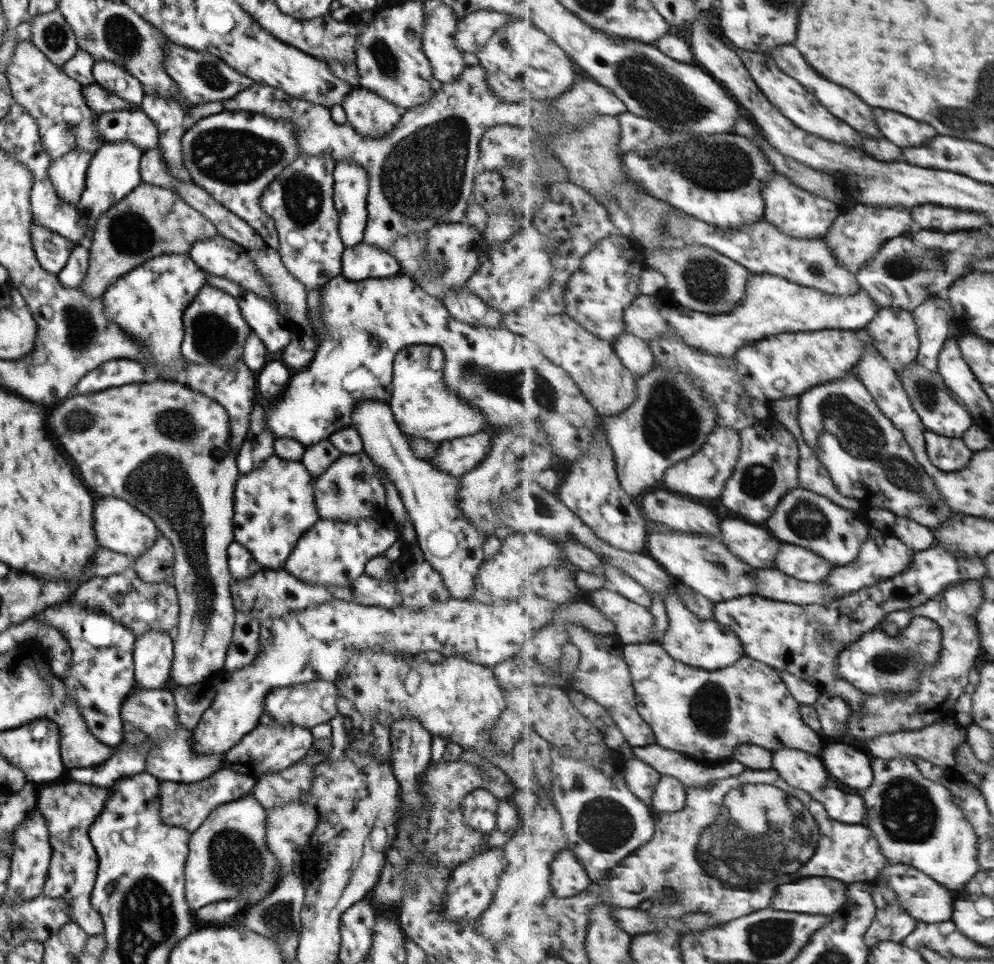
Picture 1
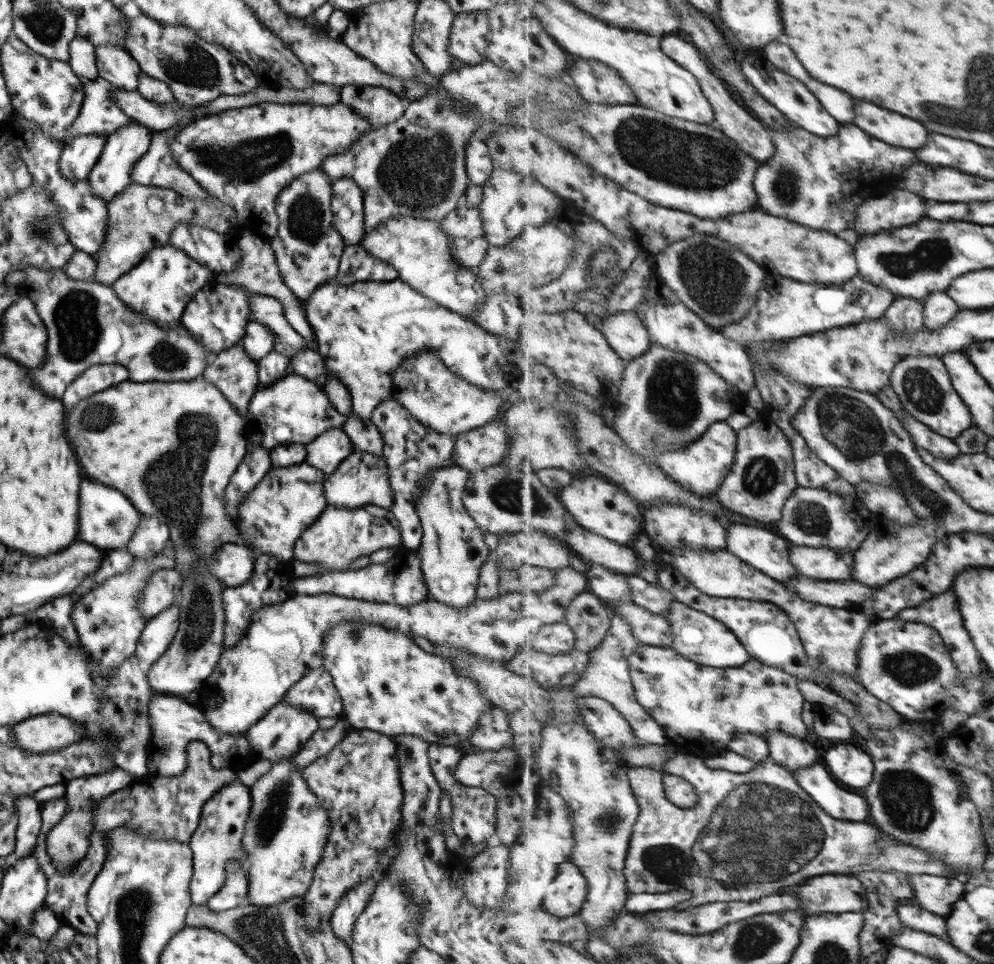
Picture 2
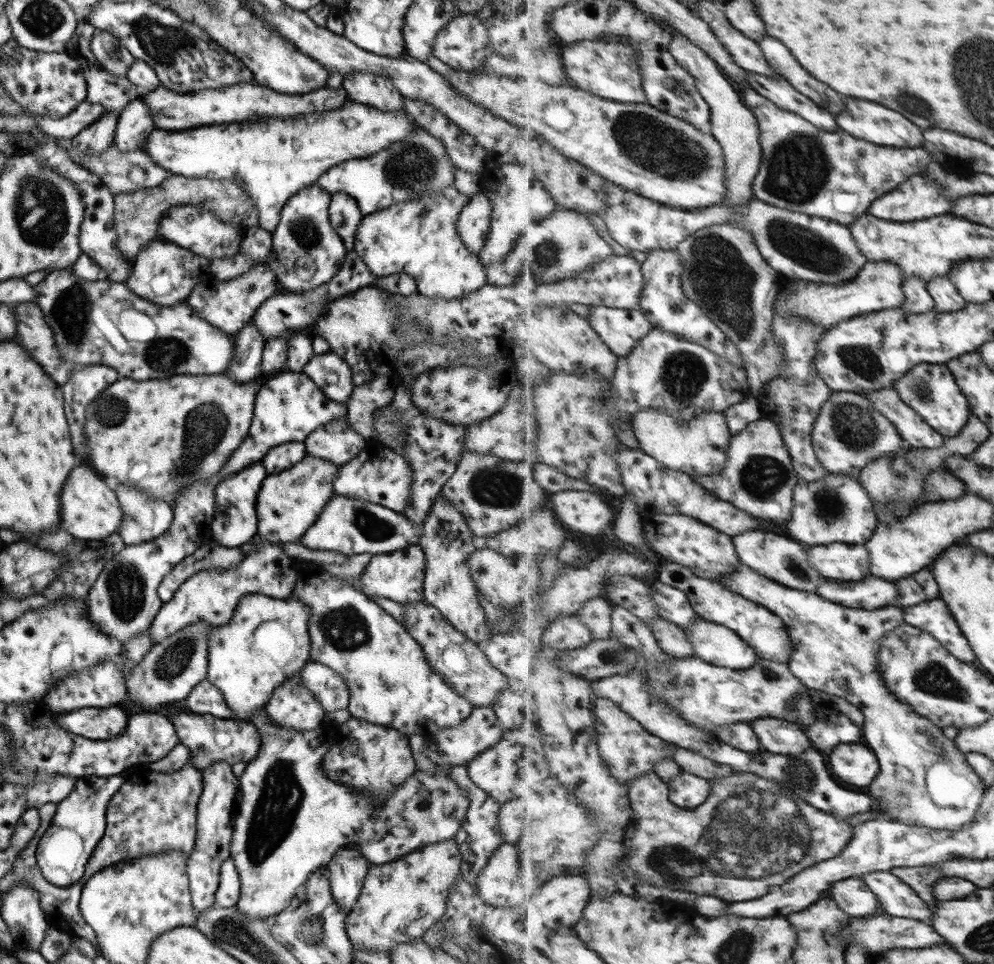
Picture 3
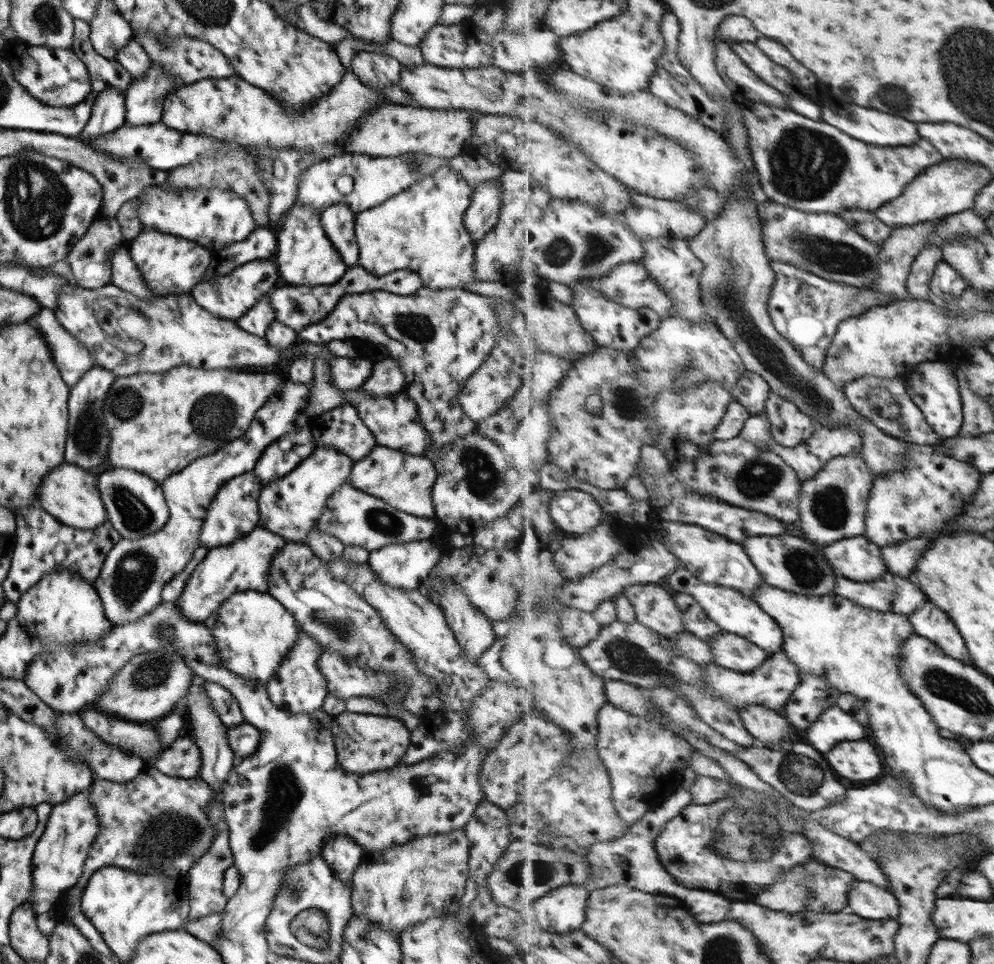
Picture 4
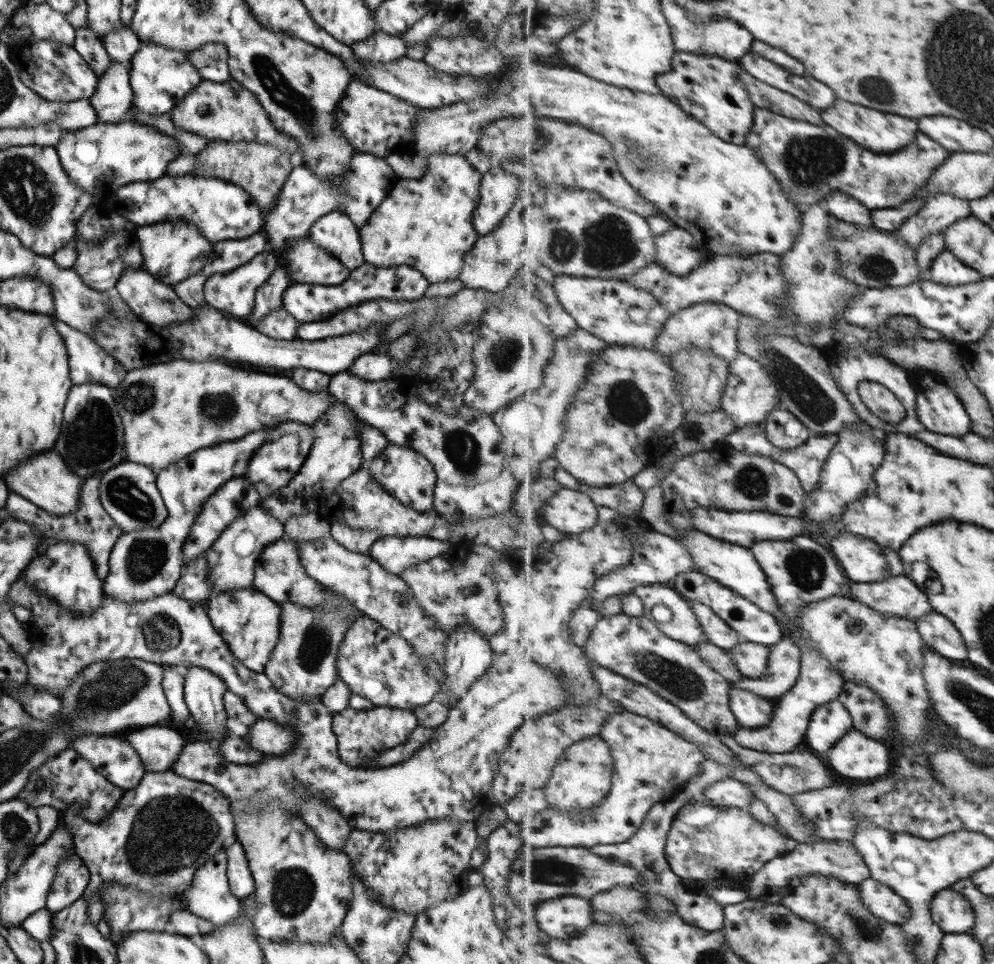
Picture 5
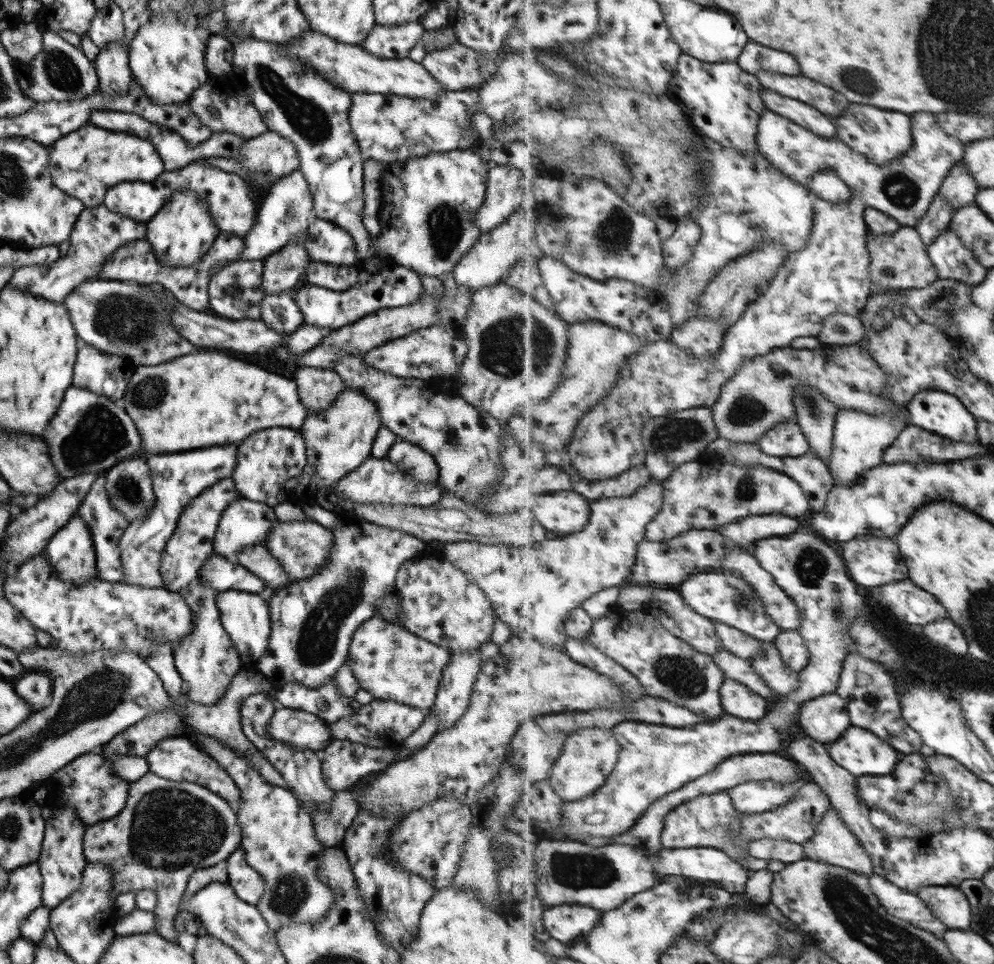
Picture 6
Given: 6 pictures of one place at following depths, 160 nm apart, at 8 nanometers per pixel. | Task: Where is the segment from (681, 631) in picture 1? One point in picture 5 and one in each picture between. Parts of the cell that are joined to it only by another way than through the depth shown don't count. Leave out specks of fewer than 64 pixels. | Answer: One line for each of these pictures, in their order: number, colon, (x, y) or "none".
2: (697, 636)
3: (714, 643)
4: (731, 651)
5: (753, 660)

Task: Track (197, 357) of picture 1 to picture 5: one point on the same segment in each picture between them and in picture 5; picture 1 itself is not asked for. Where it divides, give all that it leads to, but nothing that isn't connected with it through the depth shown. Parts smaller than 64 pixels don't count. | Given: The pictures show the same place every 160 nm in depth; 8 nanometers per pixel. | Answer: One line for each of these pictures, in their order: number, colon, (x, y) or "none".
2: (216, 316)
3: (227, 305)
4: (230, 296)
5: (232, 293)

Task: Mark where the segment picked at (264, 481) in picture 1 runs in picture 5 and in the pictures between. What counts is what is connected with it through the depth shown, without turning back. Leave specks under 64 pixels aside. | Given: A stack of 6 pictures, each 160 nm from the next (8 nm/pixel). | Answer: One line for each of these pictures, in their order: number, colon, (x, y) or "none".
2: (270, 517)
3: (286, 504)
4: (289, 506)
5: (335, 453)

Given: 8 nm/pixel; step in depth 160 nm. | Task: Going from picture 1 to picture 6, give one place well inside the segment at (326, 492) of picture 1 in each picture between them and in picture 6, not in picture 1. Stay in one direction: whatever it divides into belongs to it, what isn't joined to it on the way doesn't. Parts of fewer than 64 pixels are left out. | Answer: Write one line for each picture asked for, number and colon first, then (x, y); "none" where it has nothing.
2: (360, 479)
3: (379, 475)
4: (403, 481)
5: (404, 474)
6: (419, 465)

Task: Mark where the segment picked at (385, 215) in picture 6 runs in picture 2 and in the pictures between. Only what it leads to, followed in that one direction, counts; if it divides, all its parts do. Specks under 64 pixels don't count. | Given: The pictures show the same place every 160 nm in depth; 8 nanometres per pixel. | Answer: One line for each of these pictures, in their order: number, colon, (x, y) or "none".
2: (416, 248)
3: (418, 238)
4: (421, 229)
5: (424, 223)

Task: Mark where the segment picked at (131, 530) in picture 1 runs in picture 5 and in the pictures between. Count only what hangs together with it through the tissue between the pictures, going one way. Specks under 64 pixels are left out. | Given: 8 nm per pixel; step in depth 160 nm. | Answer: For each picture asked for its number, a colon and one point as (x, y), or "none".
2: (107, 520)
3: (90, 510)
4: (69, 494)
5: (46, 481)

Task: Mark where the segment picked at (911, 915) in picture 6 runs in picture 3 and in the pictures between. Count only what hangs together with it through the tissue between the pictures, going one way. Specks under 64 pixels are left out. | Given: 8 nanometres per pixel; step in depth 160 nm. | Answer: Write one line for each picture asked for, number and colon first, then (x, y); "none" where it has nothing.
3: (854, 896)
4: (866, 899)
5: (880, 899)

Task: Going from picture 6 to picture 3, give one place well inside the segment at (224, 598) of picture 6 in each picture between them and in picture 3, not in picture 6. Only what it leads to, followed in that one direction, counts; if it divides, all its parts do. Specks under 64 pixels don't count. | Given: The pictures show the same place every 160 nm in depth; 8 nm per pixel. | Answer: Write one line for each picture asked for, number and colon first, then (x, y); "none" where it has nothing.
3: (266, 642)
4: (252, 632)
5: (247, 621)

